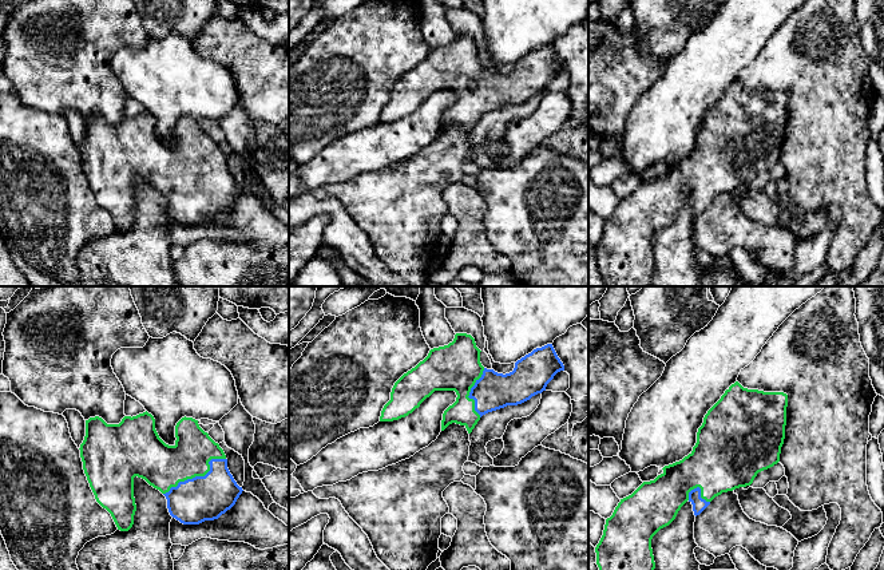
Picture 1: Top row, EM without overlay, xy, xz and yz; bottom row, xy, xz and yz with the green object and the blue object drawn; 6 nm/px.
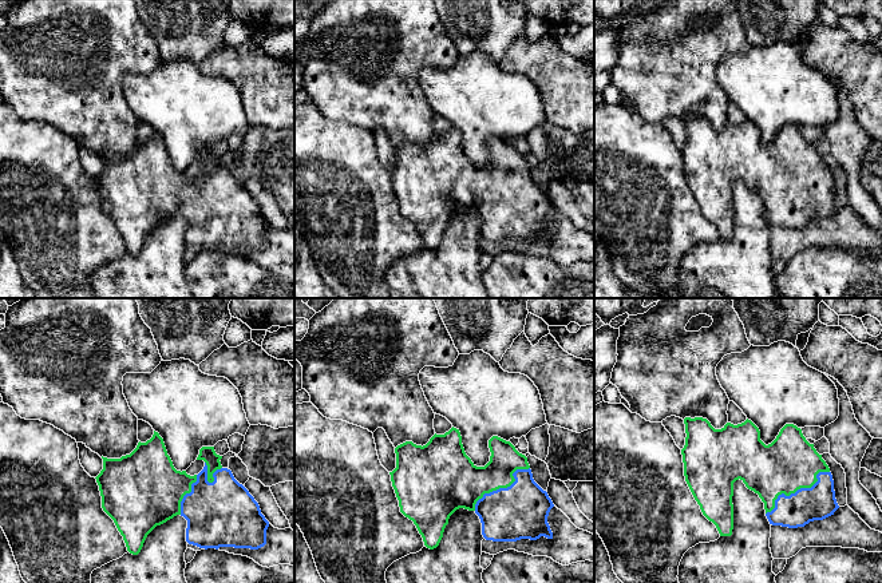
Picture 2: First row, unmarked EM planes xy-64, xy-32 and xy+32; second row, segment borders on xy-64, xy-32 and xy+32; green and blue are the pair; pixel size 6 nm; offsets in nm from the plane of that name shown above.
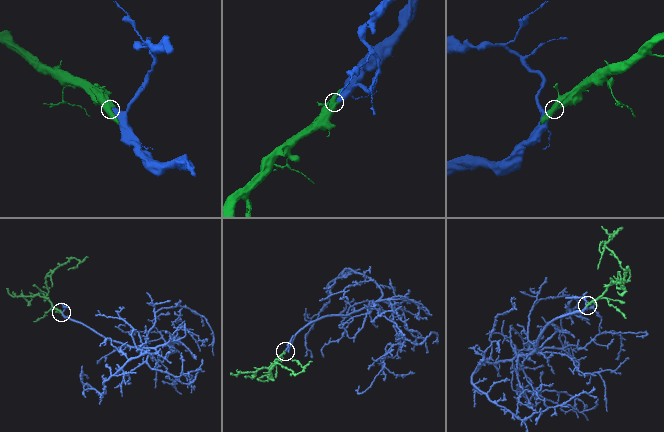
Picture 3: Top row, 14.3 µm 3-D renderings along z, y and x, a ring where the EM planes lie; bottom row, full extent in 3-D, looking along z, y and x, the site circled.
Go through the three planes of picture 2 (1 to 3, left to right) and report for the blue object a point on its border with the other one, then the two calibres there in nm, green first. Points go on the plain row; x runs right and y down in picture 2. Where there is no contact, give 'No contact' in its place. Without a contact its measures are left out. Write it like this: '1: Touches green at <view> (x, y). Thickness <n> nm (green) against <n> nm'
1: Touches green at xy-64 (186, 193). Thickness 440 nm (green) against 400 nm
2: Touches green at xy-32 (502, 187). Thickness 280 nm (green) against 320 nm
3: Touches green at xy+32 (797, 190). Thickness 320 nm (green) against 200 nm

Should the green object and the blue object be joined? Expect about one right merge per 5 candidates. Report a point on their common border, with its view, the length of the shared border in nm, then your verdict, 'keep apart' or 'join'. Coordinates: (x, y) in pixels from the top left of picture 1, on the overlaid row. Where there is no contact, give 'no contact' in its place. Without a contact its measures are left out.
xy (198, 475) | 440 nm | join

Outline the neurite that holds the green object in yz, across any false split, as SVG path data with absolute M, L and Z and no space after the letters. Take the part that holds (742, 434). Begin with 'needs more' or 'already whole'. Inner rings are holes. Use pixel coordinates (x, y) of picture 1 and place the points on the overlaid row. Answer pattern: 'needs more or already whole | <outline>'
needs more | M738 381L732 384L705 415L693 451L682 460L665 466L663 472L654 480L643 482L631 495L621 499L613 515L606 519L603 535L595 547L599 570L654 570L651 539L661 529L675 519L687 500L693 504L697 516L715 496L750 486L758 472L777 464L785 439L786 407L788 395L784 392L748 389Z

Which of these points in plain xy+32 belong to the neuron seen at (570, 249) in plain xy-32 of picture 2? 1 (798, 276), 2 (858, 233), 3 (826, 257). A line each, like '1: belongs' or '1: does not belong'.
1: does not belong
2: belongs
3: does not belong

